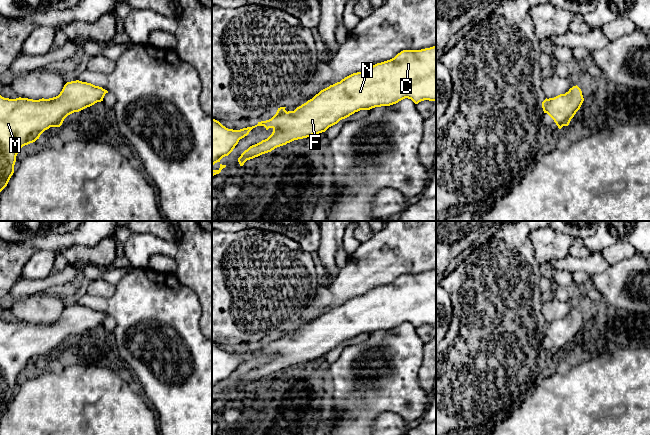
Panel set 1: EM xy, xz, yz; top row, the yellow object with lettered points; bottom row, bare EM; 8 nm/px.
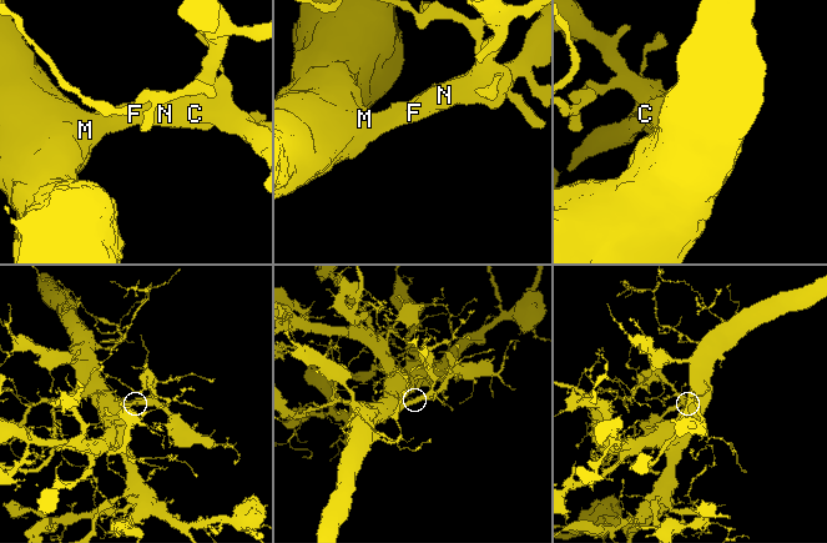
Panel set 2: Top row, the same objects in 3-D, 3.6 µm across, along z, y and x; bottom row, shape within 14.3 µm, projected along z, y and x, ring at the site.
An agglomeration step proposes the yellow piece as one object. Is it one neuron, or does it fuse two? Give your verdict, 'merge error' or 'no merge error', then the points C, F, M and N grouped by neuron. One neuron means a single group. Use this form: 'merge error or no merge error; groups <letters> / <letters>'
no merge error; groups C F M N

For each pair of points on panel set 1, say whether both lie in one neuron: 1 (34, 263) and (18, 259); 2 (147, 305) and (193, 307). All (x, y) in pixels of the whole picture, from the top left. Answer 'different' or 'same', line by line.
1: different
2: same

